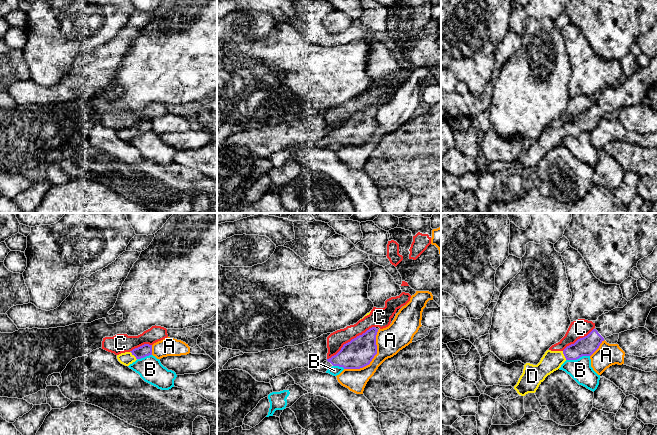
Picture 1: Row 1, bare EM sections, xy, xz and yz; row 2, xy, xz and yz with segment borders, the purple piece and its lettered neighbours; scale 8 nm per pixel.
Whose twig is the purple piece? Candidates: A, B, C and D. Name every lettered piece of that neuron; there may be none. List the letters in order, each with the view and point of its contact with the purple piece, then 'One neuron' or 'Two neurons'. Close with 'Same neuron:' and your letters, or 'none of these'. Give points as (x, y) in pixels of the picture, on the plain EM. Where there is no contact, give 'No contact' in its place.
A: Touches purple at xz (372, 134). Two neurons
B: Touches purple at yz (577, 134). Two neurons
C: Touches purple at xz (351, 116). Two neurons
D: Touches purple at xy (133, 130). One neuron
Same neuron: D

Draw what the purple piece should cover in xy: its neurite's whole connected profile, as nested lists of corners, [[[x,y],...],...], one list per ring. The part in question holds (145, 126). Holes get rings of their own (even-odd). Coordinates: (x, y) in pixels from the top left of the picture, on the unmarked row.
[[[144,120],[130,128],[125,128],[117,131],[117,135],[121,140],[129,142],[137,135],[141,135],[149,131],[152,131],[152,121]]]

